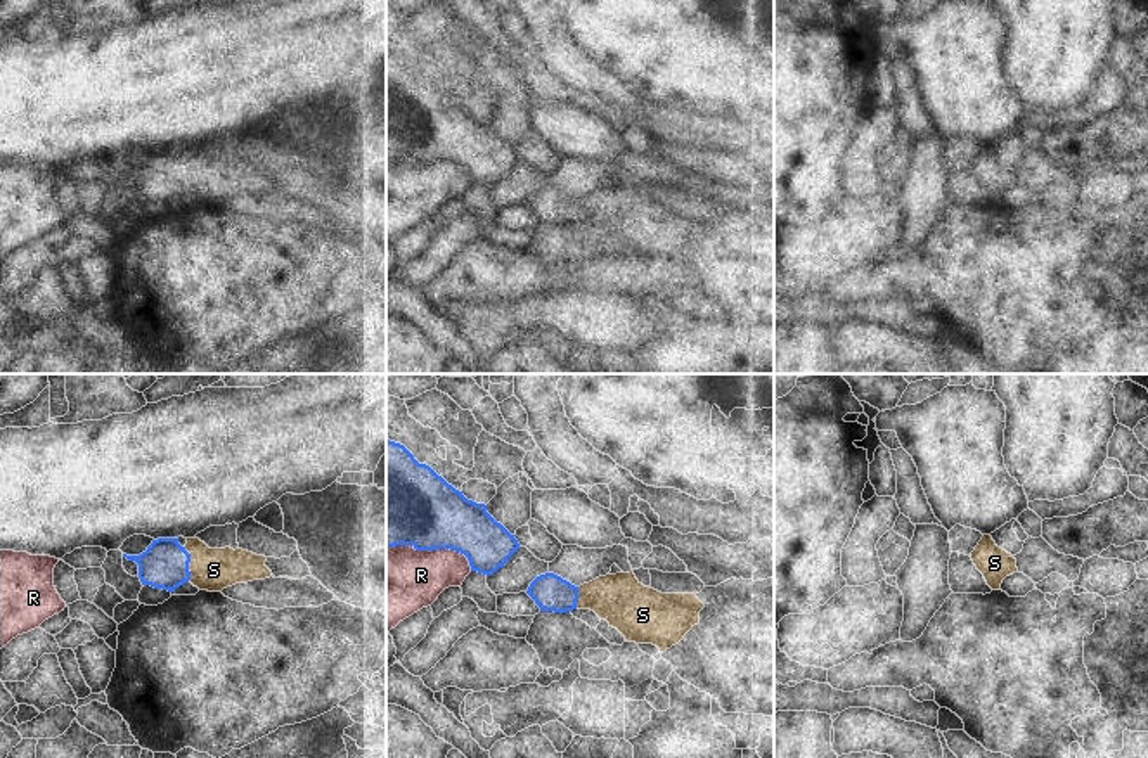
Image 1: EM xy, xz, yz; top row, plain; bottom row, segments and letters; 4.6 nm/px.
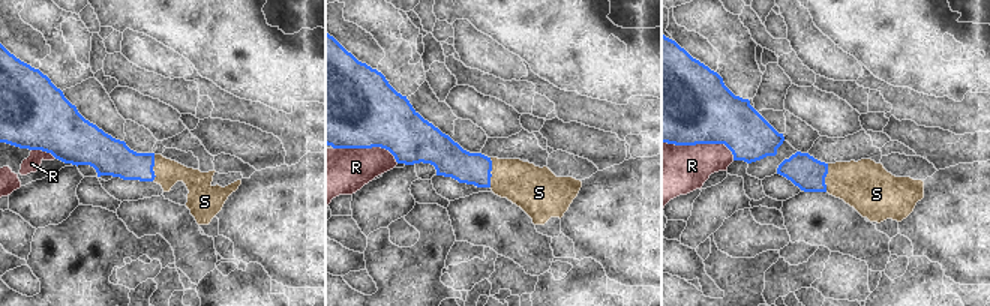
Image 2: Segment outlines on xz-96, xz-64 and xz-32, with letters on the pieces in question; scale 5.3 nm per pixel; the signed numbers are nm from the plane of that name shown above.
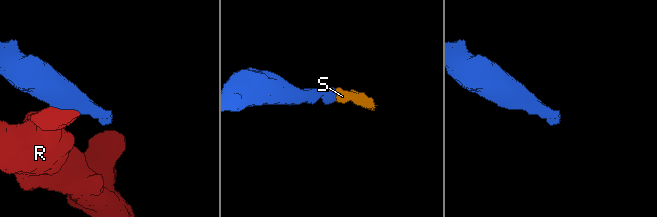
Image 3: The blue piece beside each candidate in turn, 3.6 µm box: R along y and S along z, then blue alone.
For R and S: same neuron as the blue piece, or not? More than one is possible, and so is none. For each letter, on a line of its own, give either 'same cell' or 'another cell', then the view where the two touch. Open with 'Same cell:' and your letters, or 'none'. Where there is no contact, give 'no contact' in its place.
Same cell: S
R: another cell; contact in xz
S: same cell; contact in xy

